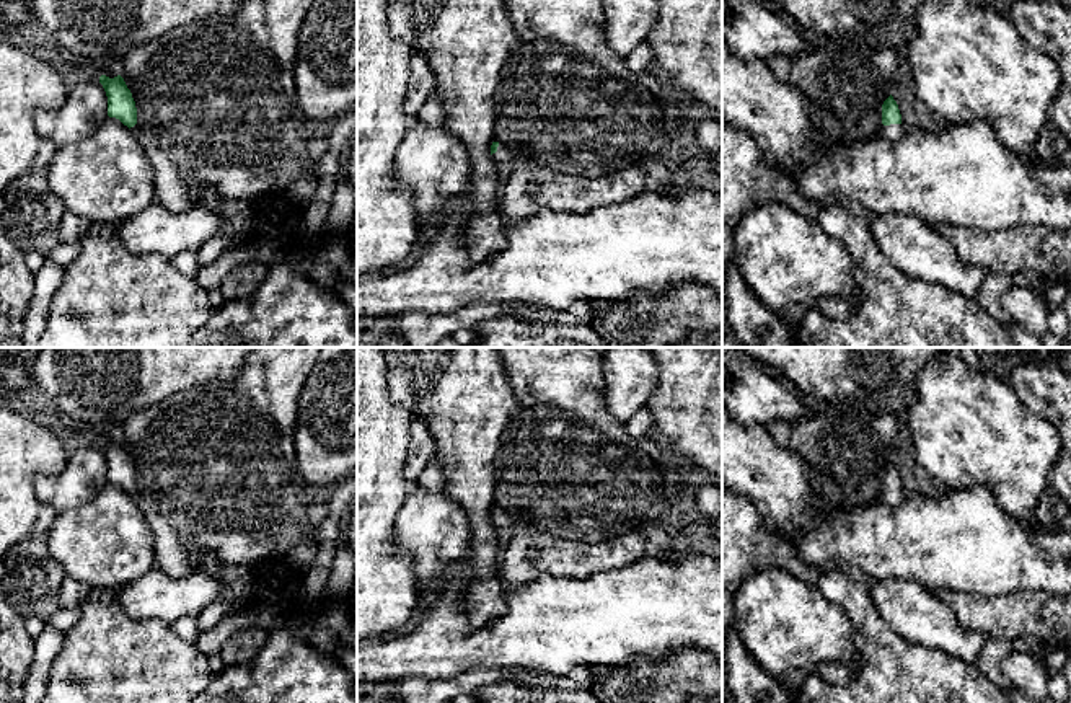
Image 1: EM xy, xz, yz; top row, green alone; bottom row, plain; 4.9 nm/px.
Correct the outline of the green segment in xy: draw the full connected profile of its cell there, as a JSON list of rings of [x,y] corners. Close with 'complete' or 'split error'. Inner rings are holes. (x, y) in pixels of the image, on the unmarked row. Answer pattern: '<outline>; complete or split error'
[[[101,440],[99,449],[108,462],[108,481],[119,484],[130,494],[152,528],[155,566],[176,579],[192,573],[194,566],[168,520],[156,514],[152,504],[137,491],[135,466],[124,444],[121,440],[114,444]]]; split error

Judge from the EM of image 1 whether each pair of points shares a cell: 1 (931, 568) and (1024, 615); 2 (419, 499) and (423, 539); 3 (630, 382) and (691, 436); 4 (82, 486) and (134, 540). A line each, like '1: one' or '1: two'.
1: two
2: one
3: two
4: two

